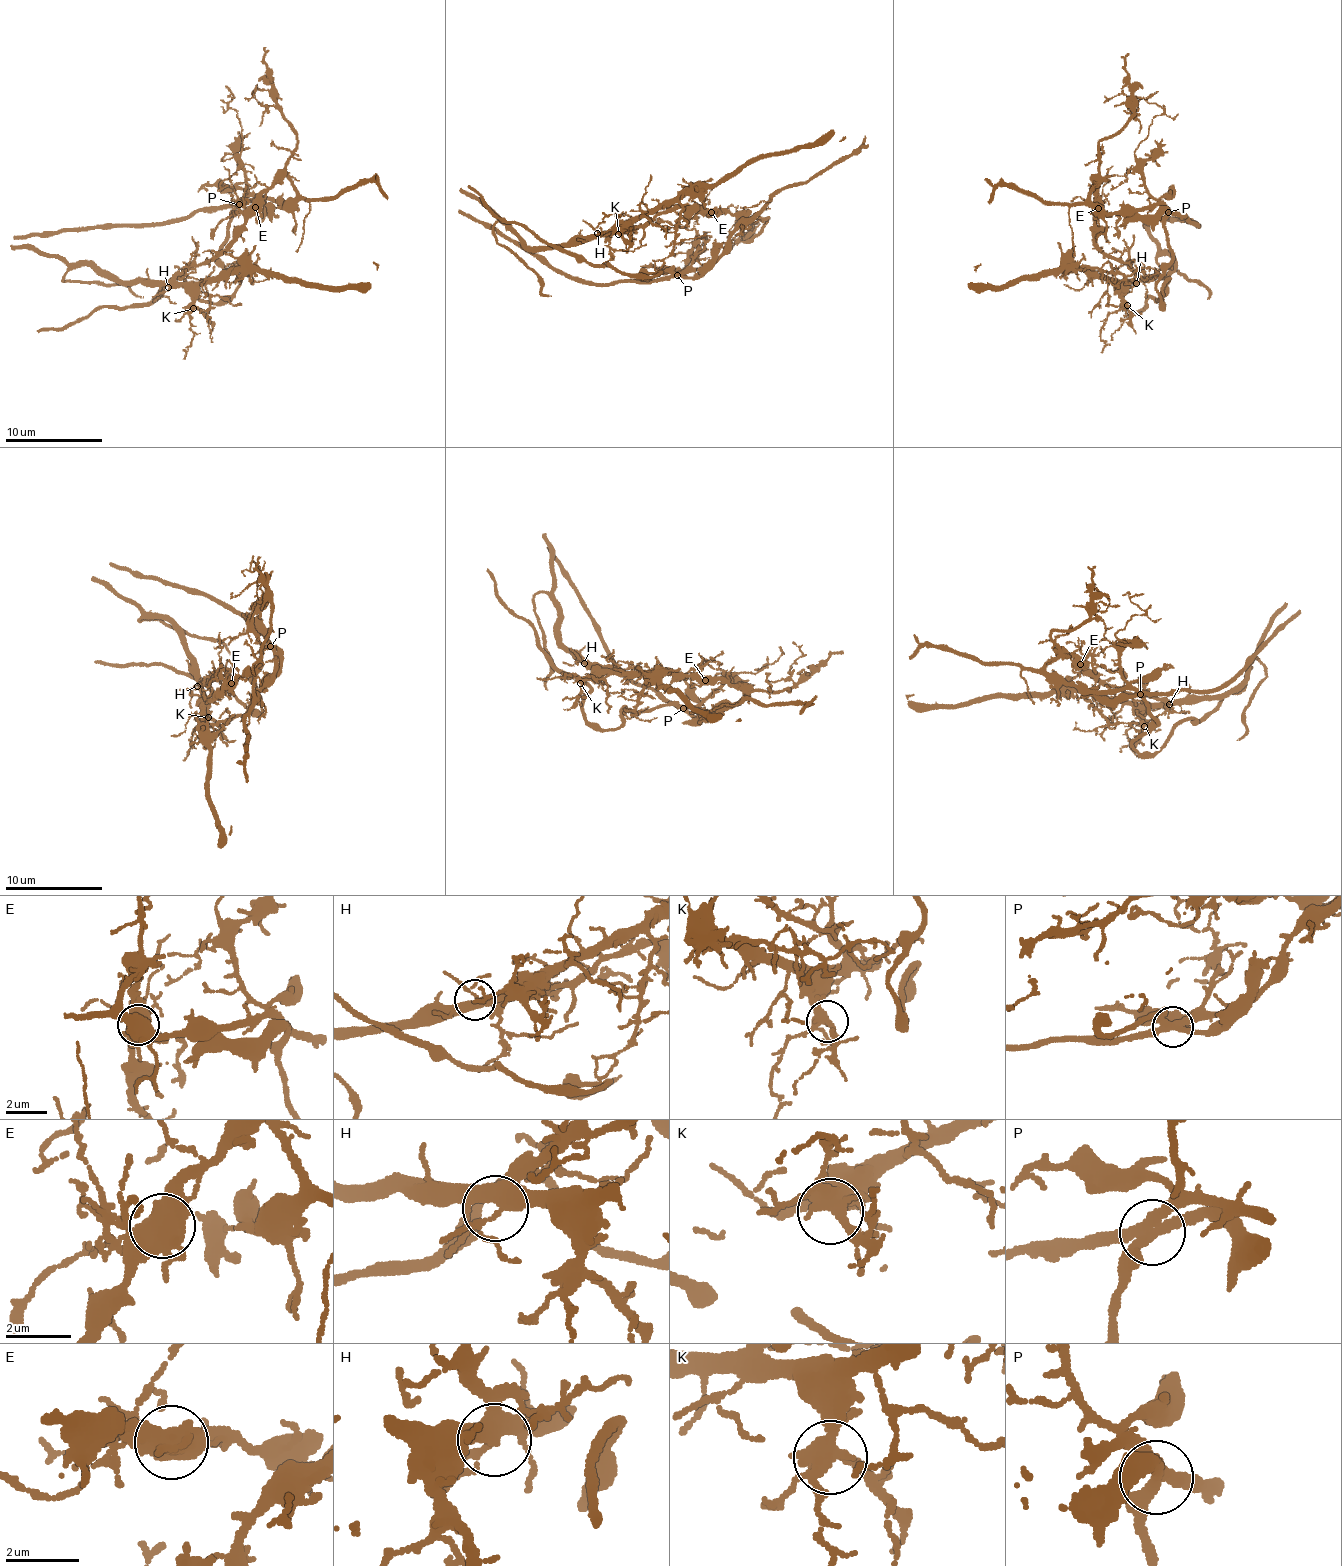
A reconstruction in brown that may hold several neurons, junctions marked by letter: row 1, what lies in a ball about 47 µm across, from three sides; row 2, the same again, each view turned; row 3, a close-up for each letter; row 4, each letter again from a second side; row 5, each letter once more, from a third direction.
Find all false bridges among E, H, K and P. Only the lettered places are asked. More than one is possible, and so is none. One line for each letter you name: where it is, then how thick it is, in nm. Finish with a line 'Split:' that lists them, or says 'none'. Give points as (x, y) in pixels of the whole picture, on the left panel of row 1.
E: place (255, 207); calibre 600 nm
P: place (239, 204); calibre 360 nm
Split: E, P

